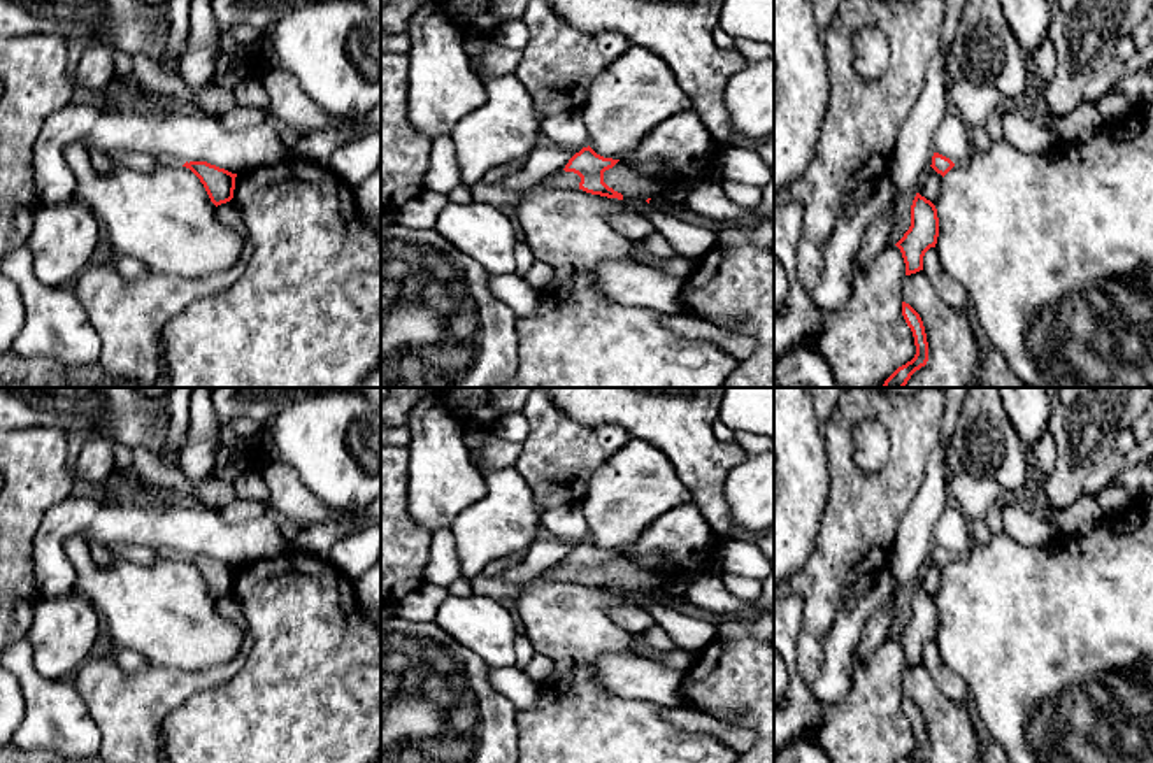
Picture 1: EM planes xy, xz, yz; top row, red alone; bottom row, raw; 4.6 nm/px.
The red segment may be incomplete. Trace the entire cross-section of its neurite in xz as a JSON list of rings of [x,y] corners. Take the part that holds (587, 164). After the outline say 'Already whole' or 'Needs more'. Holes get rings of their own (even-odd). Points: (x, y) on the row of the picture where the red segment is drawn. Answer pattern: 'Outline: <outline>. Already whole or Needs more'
Outline: [[[590,146],[576,153],[563,170],[546,177],[544,186],[579,188],[591,195],[623,200],[623,195],[604,182],[604,172],[612,168],[619,160],[604,158]]]. Needs more

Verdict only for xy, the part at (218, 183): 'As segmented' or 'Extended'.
Extended

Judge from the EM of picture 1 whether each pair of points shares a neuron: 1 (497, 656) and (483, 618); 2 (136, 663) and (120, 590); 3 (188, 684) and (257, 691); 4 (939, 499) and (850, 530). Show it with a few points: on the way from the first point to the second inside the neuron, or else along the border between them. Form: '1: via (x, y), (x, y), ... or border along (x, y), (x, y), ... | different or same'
1: via (495, 648), (485, 627) | same
2: border along (113, 642), (136, 649), (151, 665) | different
3: border along (246, 662), (229, 679), (193, 693), (178, 707) | different
4: border along (923, 470), (920, 490), (901, 520), (892, 548) | different

